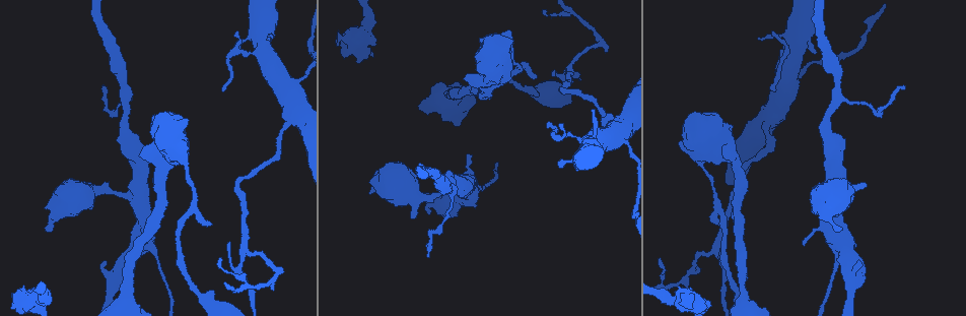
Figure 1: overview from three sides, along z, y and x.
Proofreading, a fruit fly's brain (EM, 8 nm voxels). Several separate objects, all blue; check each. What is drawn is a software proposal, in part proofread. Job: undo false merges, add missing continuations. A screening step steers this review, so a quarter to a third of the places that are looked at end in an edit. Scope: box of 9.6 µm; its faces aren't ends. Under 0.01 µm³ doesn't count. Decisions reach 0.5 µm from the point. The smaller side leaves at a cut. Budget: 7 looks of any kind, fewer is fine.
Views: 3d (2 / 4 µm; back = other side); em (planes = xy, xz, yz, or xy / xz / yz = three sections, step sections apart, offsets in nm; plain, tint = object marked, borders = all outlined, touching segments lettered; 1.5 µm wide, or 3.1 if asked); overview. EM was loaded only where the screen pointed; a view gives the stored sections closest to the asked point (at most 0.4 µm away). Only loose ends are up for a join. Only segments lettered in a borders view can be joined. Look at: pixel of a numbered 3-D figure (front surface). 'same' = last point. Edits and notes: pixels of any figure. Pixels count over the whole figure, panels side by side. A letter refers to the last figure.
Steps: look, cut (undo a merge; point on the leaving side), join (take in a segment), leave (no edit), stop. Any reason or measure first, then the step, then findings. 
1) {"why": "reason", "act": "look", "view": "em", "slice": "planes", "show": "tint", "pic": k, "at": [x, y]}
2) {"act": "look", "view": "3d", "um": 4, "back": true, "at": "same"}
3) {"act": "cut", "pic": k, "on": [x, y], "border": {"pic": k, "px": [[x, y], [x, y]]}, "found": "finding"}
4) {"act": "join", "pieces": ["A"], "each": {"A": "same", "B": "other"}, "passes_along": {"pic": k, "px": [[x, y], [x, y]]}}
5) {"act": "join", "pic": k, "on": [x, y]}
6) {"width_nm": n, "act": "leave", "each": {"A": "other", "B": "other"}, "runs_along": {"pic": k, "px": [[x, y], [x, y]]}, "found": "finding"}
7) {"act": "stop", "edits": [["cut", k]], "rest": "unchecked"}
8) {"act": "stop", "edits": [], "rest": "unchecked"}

{"why": "free end", "act": "look", "view": "3d", "um": 4, "pic": 1, "at": [14, 297]}

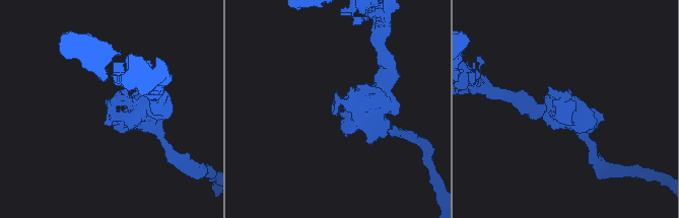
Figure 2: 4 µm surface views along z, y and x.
{"why": "need the tissue", "act": "look", "view": "em", "slice": "planes", "show": "borders", "pic": 2, "at": [334, 115]}

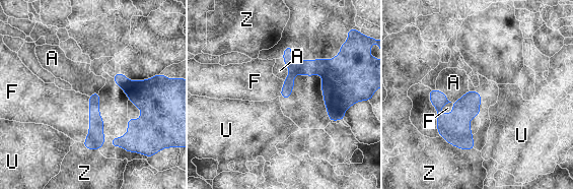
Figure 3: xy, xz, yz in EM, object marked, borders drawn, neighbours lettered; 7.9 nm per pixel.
{"act": "join", "pieces": ["F"], "each": {"A": "other", "F": "same", "U": "other", "Z": "other"}, "passes_along": {"pic": 3, "px": [[95, 139], [89, 120], [66, 111]]}, "found": "it goes on there"}

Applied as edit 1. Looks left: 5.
{"why": "branch stops here", "act": "look", "view": "em", "slice": "planes", "show": "tint", "pic": 1, "at": [211, 223]}

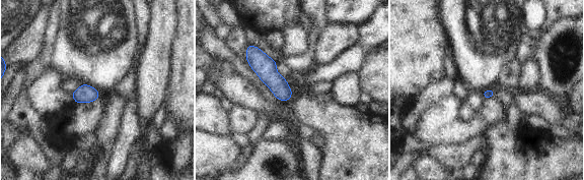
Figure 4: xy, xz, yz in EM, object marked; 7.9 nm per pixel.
{"act": "look", "view": "em", "slice": "planes", "show": "borders", "at": "same"}

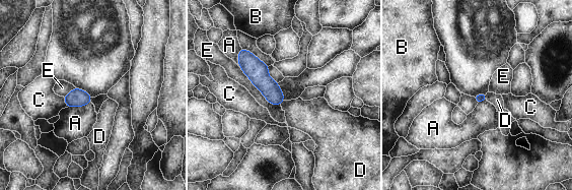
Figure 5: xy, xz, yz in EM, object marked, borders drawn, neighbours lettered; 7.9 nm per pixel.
{"act": "leave", "each": {"A": "other", "B": "other", "C": "other", "D": "other", "E": "other"}, "runs_along": {"pic": 5, "px": [[241, 52], [279, 101]]}, "found": "none of them fits"}

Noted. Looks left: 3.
{"why": "thick turns thin", "act": "look", "view": "3d", "um": 4, "back": true, "pic": 1, "at": [615, 118]}

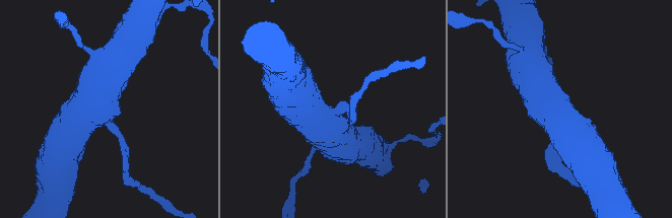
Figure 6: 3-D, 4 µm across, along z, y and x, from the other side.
{"act": "look", "view": "em", "slice": "xz", "step": 8, "show": "borders", "pic": 6, "at": [329, 110]}

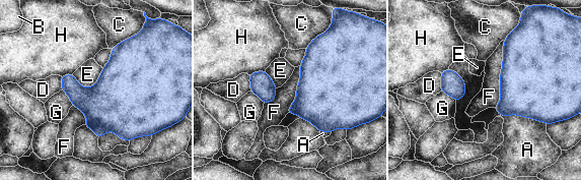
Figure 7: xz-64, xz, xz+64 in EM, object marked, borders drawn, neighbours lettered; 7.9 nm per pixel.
{"act": "leave", "each": {"A": "other", "B": "other", "C": "other", "D": "other", "E": "other", "F": "other", "G": "other", "H": "other"}, "border": {"pic": 7, "px": [[61, 90], [68, 96], [73, 105]]}, "found": "one neuron here"}

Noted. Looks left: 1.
{"act": "stop", "edits": [["join", 3]], "rest": "unchecked"}

